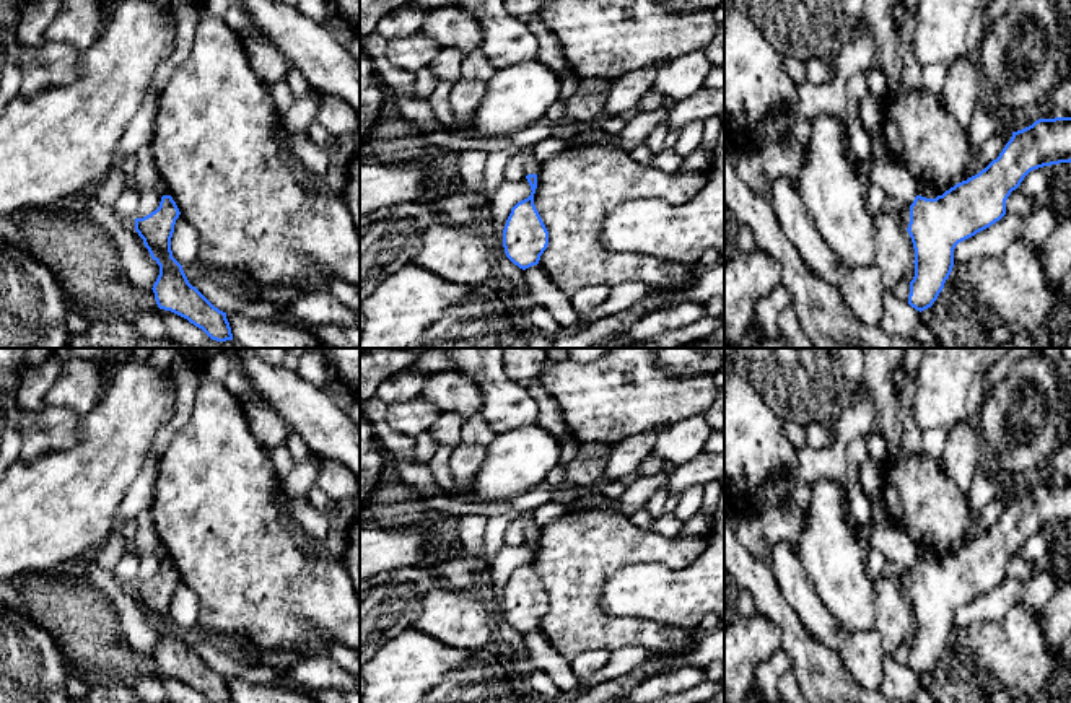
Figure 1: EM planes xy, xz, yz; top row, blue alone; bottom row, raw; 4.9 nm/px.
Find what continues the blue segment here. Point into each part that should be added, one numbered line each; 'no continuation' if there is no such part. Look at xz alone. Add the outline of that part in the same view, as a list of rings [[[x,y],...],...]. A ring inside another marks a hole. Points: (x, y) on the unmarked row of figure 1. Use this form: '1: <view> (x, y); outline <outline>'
no continuation

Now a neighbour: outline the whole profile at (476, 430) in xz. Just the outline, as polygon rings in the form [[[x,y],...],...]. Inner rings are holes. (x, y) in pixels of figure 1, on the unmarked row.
[[[480,412],[470,418],[466,418],[461,428],[461,443],[464,444],[479,444],[488,448],[495,436],[496,434]]]

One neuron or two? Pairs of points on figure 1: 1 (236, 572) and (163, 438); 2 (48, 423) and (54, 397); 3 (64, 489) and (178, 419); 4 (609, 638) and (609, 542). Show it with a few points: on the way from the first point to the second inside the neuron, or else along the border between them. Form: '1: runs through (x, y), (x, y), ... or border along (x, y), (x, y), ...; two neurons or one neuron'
1: border along (191, 414), (158, 461); two neurons
2: border along (48, 406), (70, 407), (82, 415); two neurons
3: border along (174, 397), (174, 412), (157, 432), (147, 456); two neurons
4: runs through (590, 614), (590, 567); one neuron

